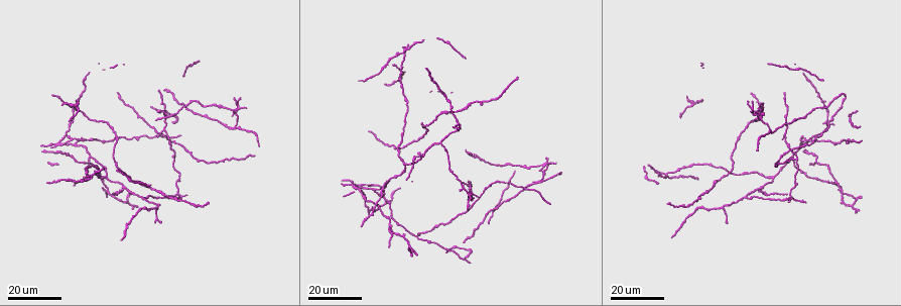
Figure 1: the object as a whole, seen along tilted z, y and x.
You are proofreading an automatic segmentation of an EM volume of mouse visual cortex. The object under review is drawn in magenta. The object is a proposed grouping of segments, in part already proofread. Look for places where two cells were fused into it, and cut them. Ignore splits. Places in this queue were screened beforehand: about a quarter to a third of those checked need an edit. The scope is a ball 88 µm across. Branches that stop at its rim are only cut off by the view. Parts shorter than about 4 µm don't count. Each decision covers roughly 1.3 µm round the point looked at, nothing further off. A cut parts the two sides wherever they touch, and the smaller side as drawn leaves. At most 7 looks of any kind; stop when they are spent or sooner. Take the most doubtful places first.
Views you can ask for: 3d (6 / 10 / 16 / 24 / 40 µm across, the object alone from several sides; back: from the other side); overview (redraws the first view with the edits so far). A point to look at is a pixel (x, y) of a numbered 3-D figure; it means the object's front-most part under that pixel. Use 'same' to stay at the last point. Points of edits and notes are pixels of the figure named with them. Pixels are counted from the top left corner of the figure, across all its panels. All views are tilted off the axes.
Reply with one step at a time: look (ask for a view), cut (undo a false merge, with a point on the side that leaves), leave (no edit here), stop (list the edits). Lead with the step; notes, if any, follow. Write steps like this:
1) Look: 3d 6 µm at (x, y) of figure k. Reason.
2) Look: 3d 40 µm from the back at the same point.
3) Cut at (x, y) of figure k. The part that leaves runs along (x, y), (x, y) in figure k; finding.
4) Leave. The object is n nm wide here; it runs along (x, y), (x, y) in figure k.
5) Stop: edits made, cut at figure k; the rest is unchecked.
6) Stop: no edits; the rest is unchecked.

Look: 3d 24 µm at (540, 182) of figure 1. Two arms at a narrow angle.

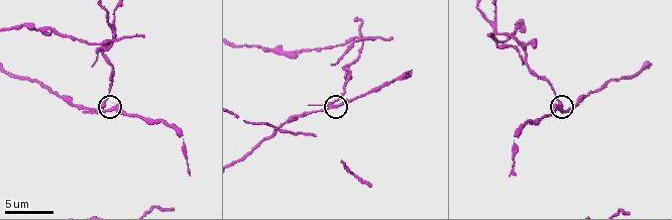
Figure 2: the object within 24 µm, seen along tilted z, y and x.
Look: 3d 6 µm at (104, 104) of figure 2.

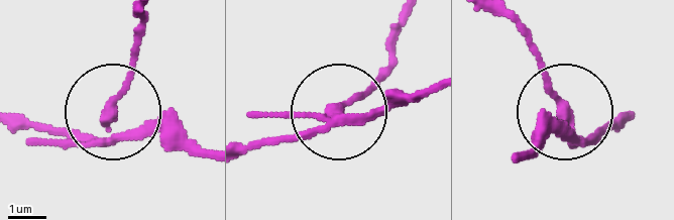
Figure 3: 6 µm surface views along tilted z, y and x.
Cut at (119, 92) of figure 3. The side arm is 16 µm long; the part that leaves runs along (111, 134), (138, 17) in figure 3; a second cell is stuck on.

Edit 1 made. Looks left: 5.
Look: 3d 24 µm at (841, 192) of figure 1. Four-way junction.

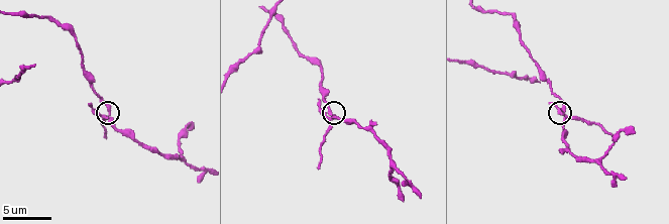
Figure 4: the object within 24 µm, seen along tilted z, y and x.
Look: 3d 6 µm at (567, 117) of figure 4.

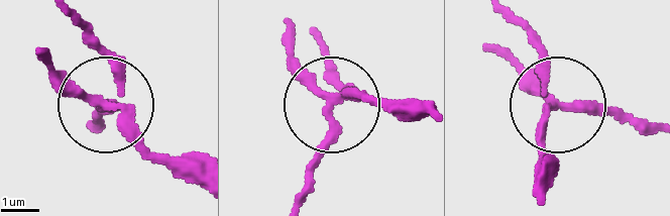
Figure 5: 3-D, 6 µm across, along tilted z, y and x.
Cut at (69, 77) of figure 5. 4 arms meet here; the part that leaves runs along (545, 102), (653, 121) in figure 5; a second cell is stuck on.

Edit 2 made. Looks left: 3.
Look: overview.

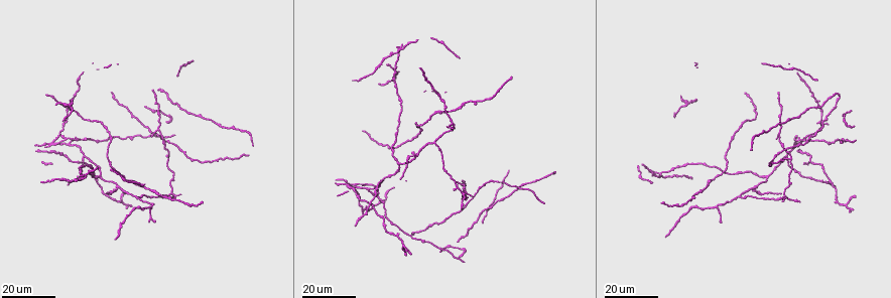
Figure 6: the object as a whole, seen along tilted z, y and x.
Look: 3d 16 µm at (803, 140) of figure 6. Three arms meet.

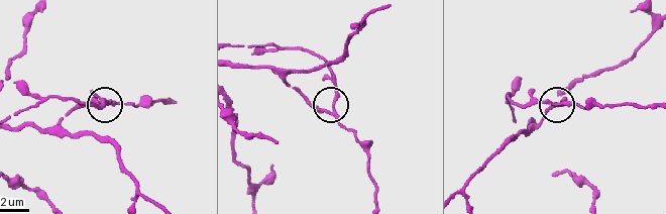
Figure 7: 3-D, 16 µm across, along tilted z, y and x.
Look: 3d 6 µm at (332, 107) of figure 7.

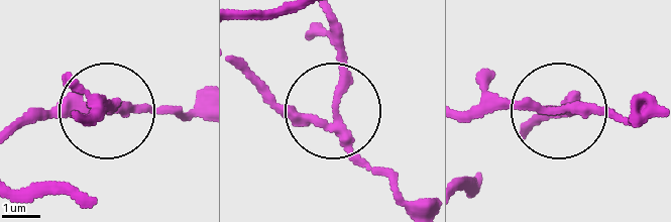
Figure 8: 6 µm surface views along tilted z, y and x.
Cut at (345, 68) of figure 8. 3 arms meet here; the part that leaves runs along (342, 124), (333, 99), (339, 22) in figure 8; a second cell is stuck on.

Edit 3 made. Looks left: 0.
Stop: edits made, cut at figure 3, cut at figure 5, cut at figure 8; the rest is unchecked.

